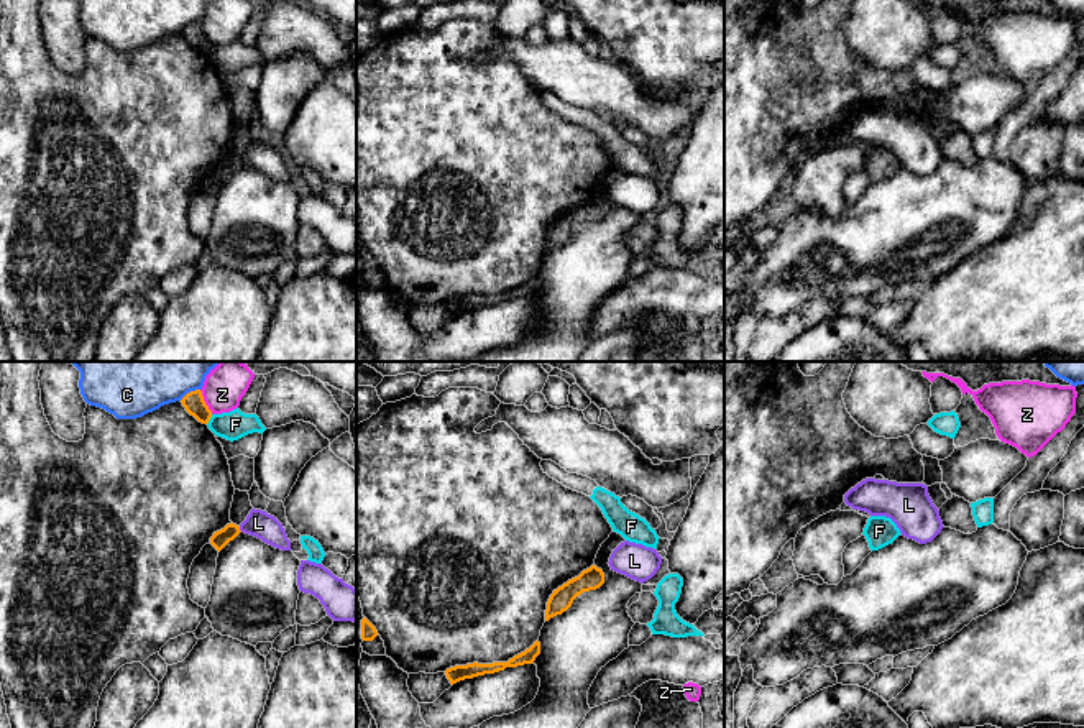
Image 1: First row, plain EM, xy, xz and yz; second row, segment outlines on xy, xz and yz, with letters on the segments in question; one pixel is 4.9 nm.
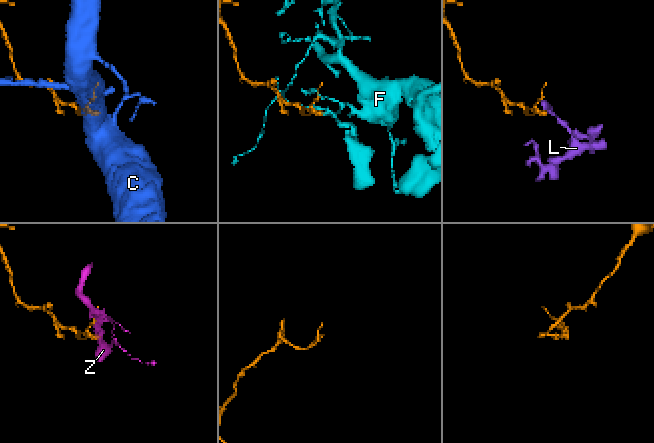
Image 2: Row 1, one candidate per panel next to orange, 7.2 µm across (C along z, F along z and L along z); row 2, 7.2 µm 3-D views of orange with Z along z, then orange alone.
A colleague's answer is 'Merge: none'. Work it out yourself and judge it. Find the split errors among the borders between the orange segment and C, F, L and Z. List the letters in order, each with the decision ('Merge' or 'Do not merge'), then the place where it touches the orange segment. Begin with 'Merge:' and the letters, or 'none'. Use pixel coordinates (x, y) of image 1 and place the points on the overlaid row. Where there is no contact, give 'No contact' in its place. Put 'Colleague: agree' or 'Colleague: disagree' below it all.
Merge: none
C: Do not merge. Touches orange at xy (189, 393)
F: Do not merge. Touches orange at xy (209, 419)
L: Do not merge. Touches orange at xy (238, 529)
Z: Do not merge. Touches orange at xy (204, 401)
Colleague: agree

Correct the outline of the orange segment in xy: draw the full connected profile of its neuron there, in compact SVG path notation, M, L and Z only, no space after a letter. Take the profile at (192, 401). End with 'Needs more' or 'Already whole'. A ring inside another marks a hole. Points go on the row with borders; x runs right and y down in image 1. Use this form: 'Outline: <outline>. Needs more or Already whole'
Outline: M195 389L187 393L182 399L181 399L182 406L186 408L186 411L194 416L199 422L202 424L209 424L210 417L212 417L212 411L209 409L209 406L204 401L202 391Z. Already whole

